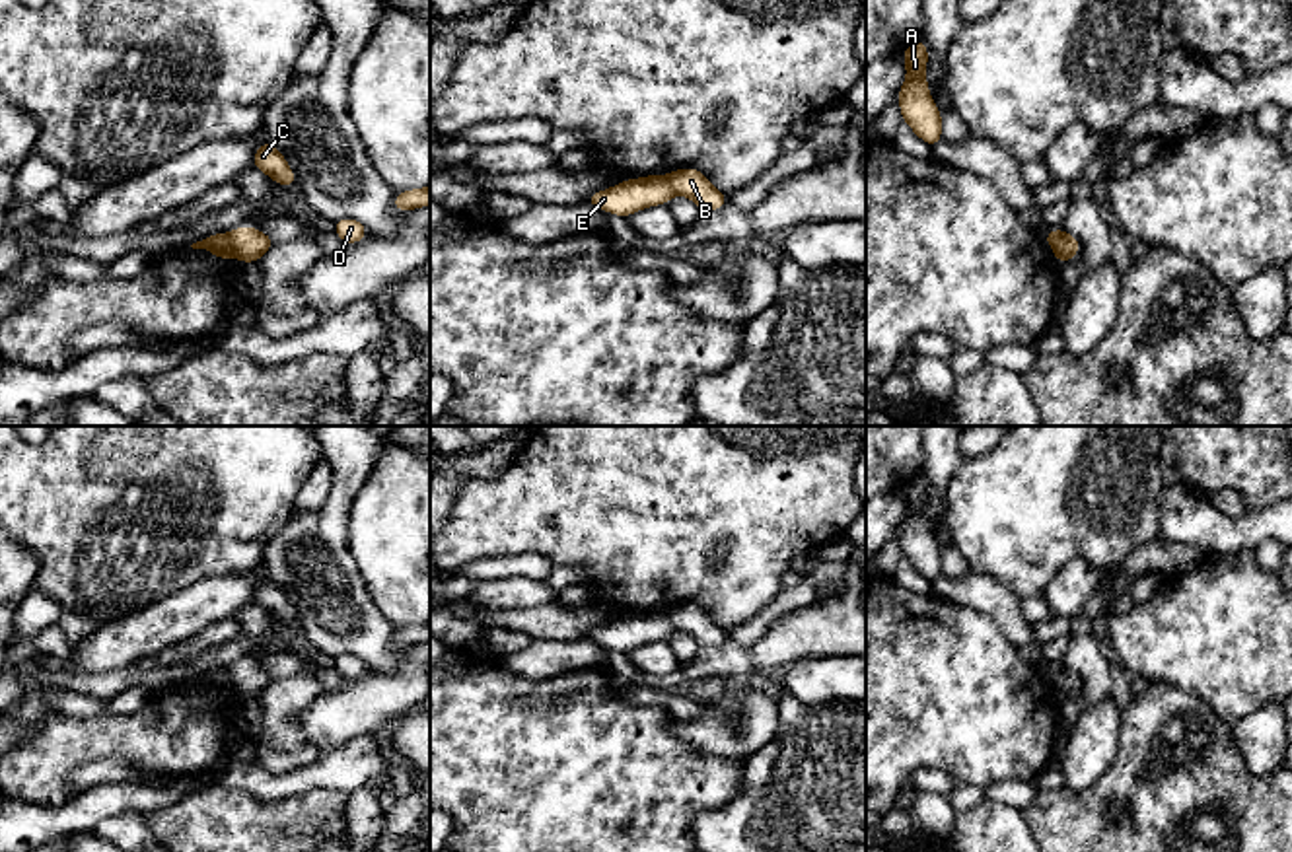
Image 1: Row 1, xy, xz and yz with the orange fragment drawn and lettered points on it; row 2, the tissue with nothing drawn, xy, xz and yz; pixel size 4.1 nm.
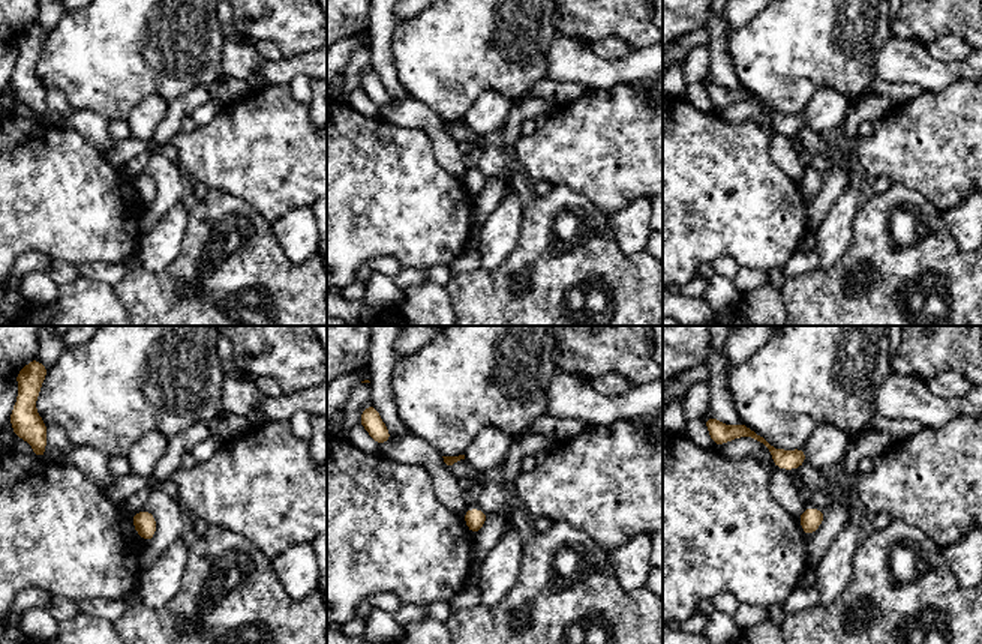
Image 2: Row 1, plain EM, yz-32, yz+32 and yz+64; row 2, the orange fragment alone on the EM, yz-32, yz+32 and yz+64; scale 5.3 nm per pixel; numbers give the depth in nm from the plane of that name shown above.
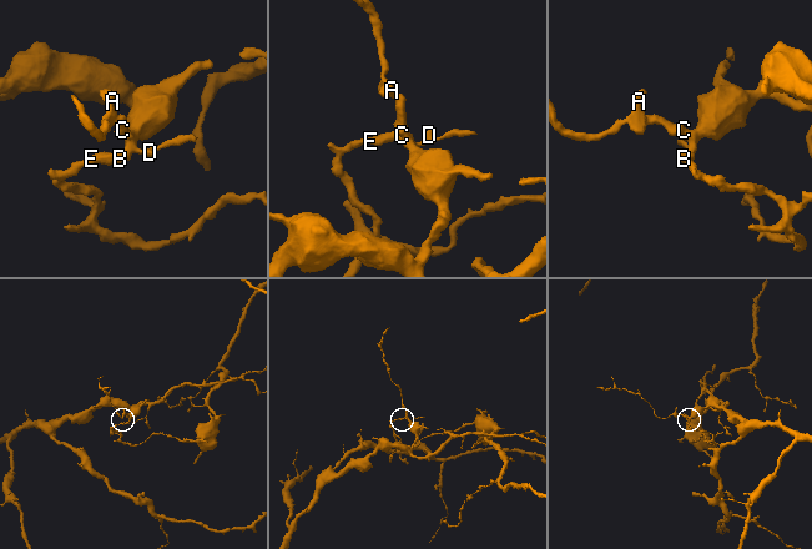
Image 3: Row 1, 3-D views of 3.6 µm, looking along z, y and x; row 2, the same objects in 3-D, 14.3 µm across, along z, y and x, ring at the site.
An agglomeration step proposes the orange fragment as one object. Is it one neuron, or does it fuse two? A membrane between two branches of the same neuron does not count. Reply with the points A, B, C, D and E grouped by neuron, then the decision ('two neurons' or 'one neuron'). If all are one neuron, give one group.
groups A B C D / E; two neurons

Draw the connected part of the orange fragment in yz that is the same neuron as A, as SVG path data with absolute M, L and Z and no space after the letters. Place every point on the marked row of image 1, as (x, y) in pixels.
M918 39L903 53L907 80L899 88L903 123L930 148L942 140L942 115L926 84L928 47Z

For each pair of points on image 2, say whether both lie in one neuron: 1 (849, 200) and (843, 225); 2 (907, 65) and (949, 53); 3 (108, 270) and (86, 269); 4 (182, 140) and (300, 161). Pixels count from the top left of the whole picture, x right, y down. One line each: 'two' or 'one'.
1: one
2: two
3: one
4: one

